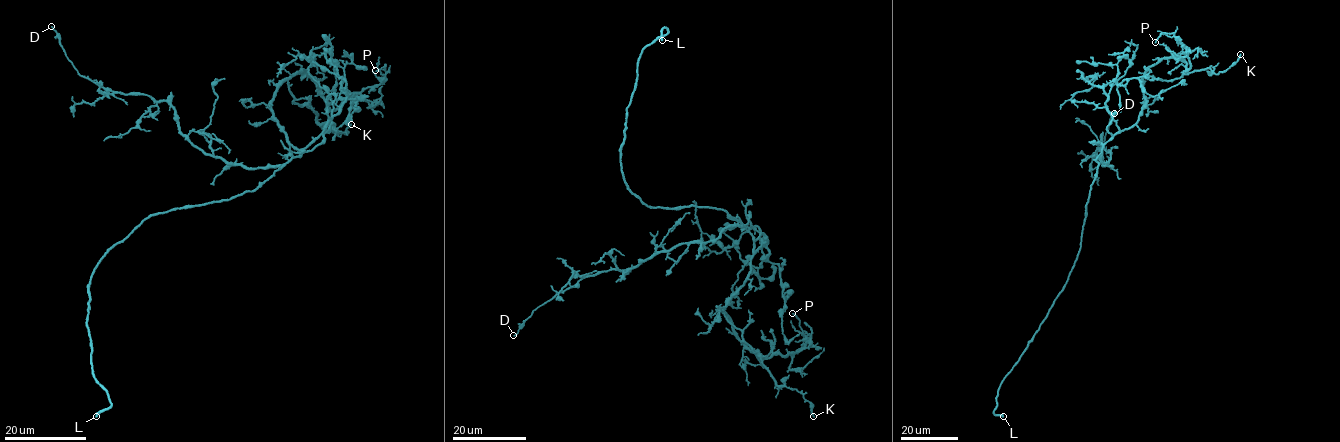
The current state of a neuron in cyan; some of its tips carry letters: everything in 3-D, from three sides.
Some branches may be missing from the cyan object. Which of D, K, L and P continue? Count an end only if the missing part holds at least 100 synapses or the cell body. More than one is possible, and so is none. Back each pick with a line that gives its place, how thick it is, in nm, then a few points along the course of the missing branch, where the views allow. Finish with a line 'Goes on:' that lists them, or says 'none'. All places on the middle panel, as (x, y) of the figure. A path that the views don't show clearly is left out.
L: place (662, 40); calibre 360 nm; course (662, 40), (665, 47), (655, 40), (647, 52), (646, 44), (651, 63), (637, 54)
Goes on: L

